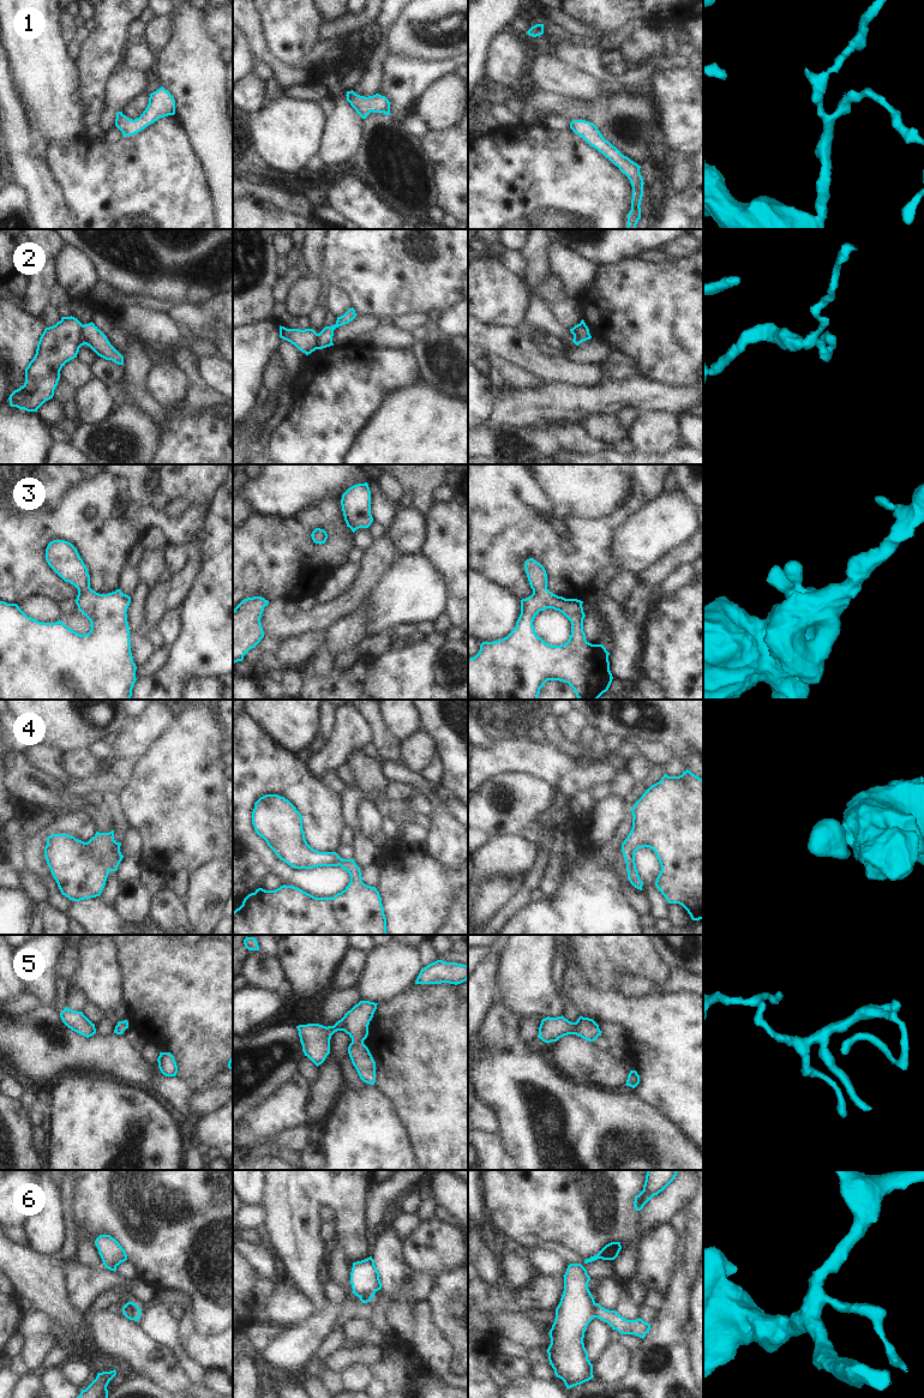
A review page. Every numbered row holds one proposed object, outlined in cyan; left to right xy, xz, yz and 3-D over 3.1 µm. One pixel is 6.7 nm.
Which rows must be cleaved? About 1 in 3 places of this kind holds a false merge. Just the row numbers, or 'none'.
2, 6

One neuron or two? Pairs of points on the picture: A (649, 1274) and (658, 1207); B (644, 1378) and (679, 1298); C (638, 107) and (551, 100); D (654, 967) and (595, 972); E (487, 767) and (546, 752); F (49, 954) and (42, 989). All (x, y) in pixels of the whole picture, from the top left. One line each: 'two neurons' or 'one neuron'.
A: two neurons
B: one neuron
C: one neuron
D: one neuron
E: one neuron
F: one neuron

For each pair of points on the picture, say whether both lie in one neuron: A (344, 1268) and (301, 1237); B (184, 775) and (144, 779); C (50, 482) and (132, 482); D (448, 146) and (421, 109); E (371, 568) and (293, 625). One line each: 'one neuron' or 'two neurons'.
A: two neurons
B: one neuron
C: one neuron
D: two neurons
E: one neuron

